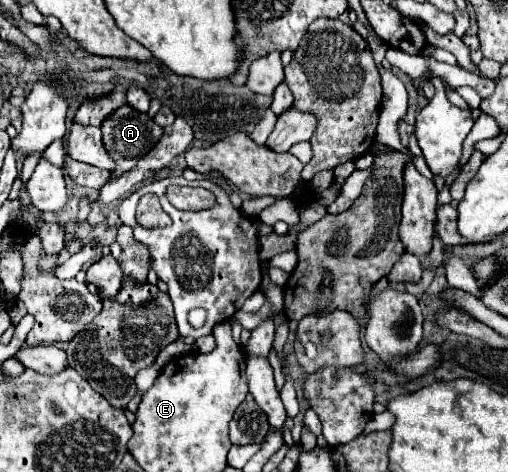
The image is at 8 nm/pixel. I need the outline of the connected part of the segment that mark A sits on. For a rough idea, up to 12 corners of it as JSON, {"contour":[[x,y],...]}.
{"contour":[[127,102],[103,120],[111,180],[135,168],[163,128]]}

